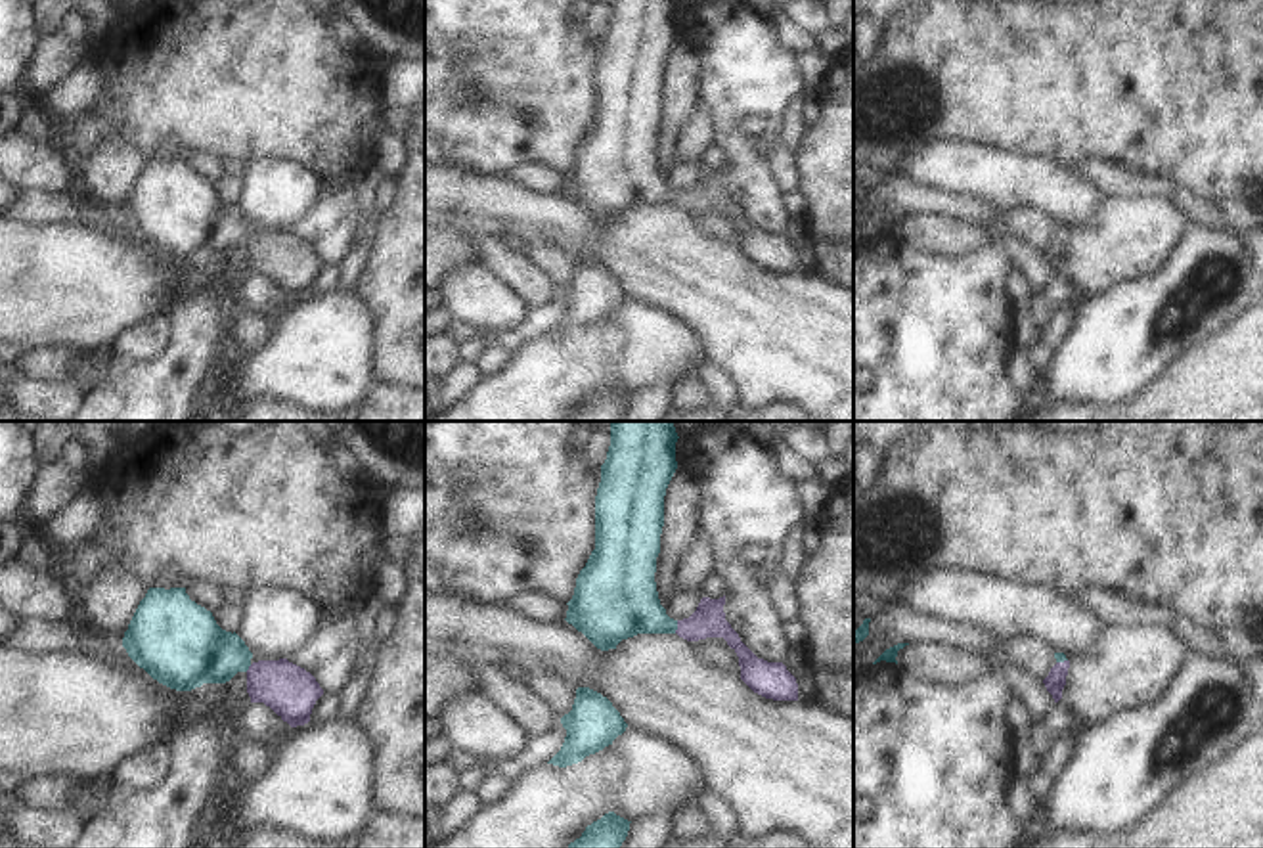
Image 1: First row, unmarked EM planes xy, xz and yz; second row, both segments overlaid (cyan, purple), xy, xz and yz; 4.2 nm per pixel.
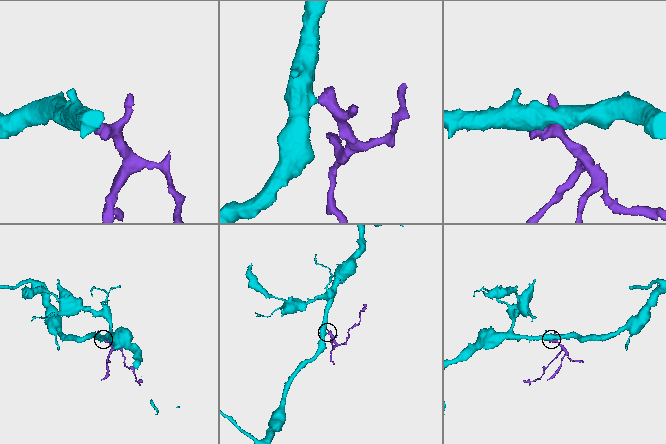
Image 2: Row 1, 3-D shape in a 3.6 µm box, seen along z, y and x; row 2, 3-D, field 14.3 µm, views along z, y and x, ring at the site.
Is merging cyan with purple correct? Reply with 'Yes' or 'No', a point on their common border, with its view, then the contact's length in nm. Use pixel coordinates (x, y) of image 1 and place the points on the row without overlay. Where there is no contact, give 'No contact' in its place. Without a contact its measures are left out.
Yes. Touches cyan at xz (676, 198). Shared border 60 nm

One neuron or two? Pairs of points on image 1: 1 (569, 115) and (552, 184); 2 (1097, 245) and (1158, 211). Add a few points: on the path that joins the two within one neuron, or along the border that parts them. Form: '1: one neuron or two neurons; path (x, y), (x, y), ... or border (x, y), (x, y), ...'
1: two neurons; border (511, 167), (523, 161), (540, 161), (565, 175)
2: one neuron; path (1112, 245), (1131, 238), (1143, 226)

